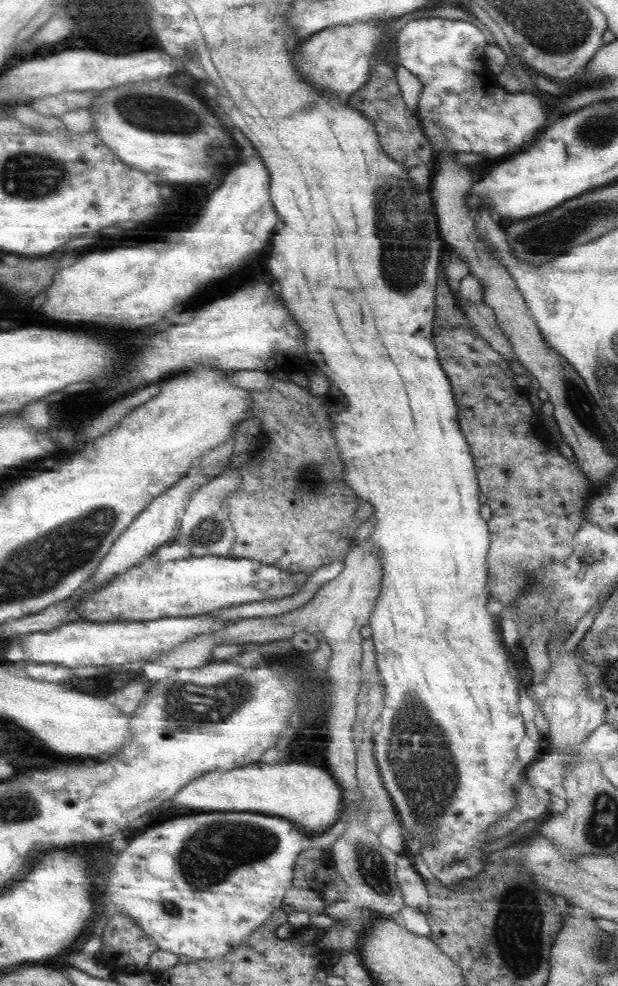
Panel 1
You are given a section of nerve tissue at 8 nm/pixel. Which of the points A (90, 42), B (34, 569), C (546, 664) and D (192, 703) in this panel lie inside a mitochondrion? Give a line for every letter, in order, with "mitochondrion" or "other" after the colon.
A: other
B: mitochondrion
C: other
D: mitochondrion

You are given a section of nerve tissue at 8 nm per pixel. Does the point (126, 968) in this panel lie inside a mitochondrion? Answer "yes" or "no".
no

